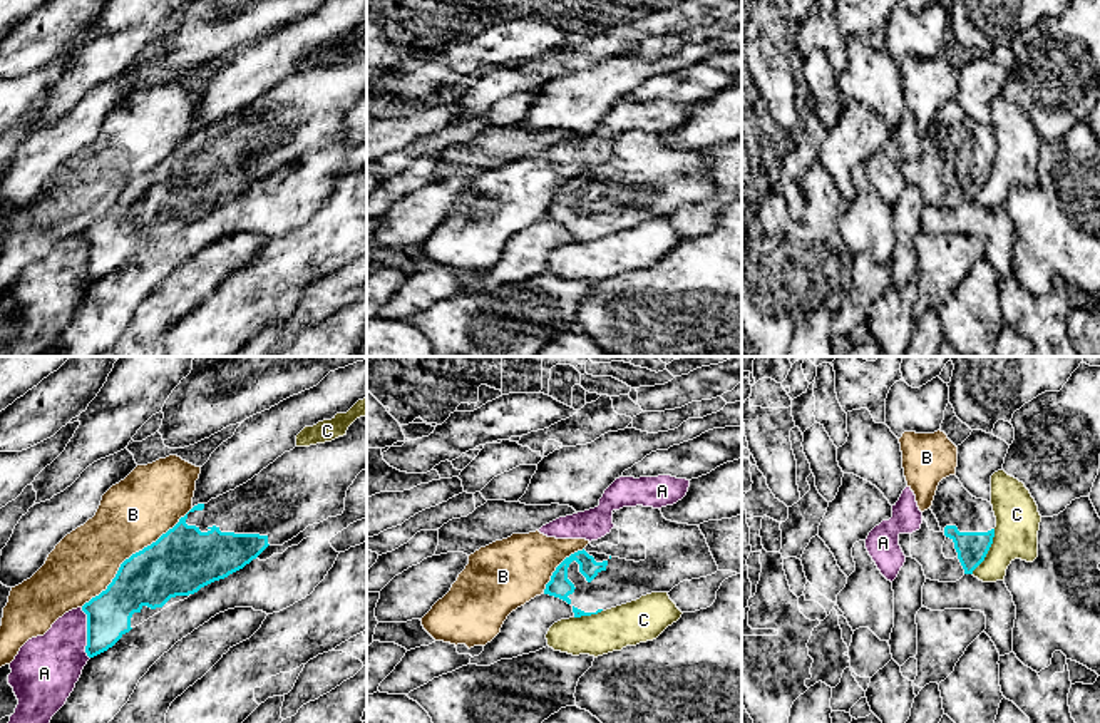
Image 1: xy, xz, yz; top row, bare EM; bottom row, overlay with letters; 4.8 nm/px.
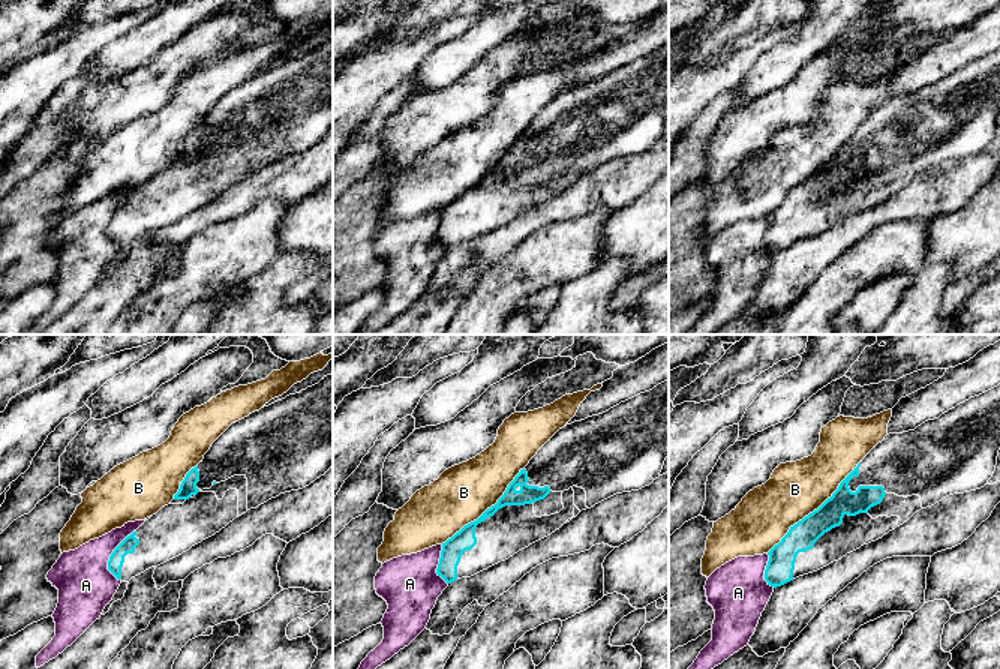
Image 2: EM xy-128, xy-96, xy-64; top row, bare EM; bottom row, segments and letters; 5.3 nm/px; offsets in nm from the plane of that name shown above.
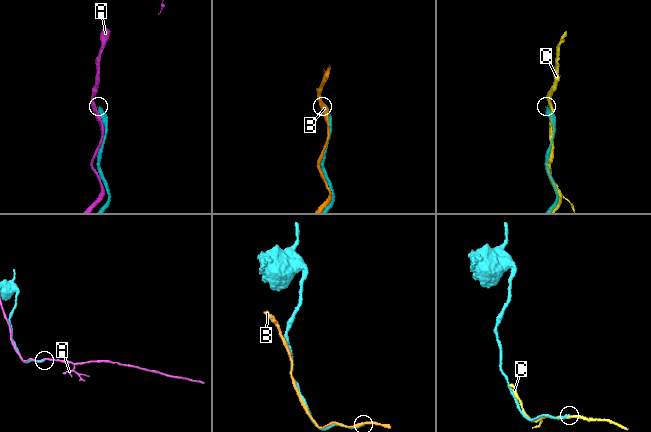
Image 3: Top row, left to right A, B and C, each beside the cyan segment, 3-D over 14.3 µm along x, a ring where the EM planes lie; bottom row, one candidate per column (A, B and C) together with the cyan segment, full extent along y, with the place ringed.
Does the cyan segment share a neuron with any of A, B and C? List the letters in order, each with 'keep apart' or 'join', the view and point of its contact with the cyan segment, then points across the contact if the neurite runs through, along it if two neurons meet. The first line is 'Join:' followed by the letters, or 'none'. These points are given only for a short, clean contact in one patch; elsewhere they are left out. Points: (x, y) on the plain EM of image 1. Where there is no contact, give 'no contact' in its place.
Join: none
A: keep apart; meets cyan in xy at (87, 258)
B: keep apart; meets cyan in xy at (133, 179)
C: keep apart; meets cyan in yz at (988, 174)

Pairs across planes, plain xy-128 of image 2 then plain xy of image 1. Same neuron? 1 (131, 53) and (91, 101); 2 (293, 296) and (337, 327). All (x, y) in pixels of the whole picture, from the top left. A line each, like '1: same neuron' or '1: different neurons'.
1: different neurons
2: different neurons

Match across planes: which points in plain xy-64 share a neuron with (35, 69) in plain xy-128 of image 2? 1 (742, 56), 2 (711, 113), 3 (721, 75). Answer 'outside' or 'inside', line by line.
1: inside
2: outside
3: inside

